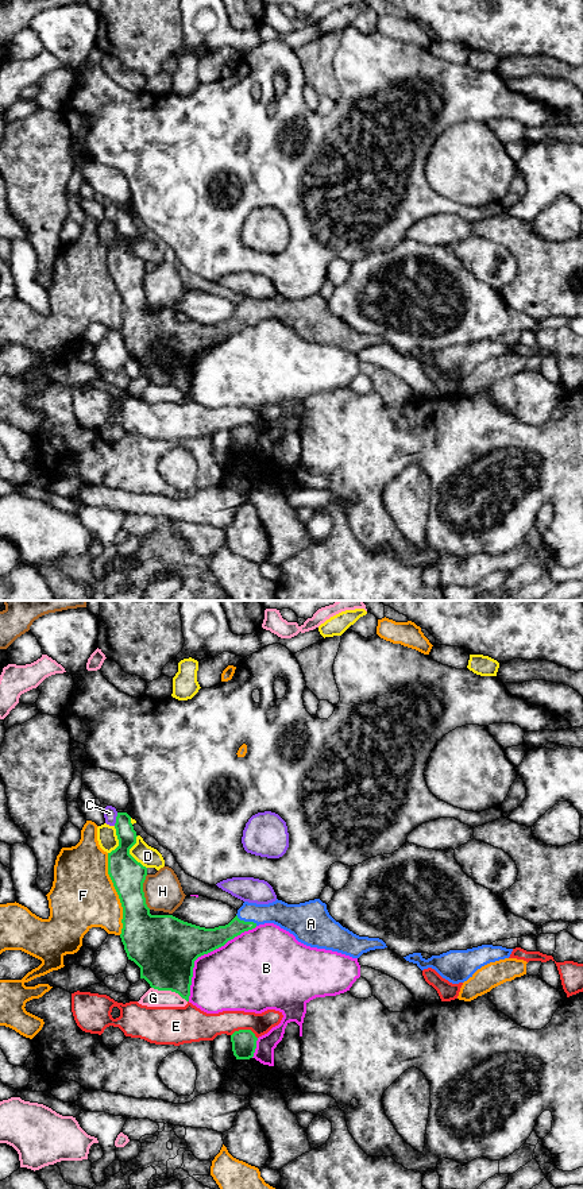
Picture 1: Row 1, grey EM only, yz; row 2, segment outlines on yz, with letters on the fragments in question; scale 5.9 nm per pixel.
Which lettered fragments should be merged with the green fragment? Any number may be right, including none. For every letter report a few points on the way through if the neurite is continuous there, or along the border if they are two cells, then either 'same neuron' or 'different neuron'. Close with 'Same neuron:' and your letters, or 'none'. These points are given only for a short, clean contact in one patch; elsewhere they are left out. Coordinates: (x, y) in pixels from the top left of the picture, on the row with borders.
A: runs through yz (208, 939), (216, 938), (246, 922), (253, 915), (285, 915); same neuron
B: different neuron
C: different neuron
D: different neuron
E: different neuron
F: different neuron
G: different neuron
H: different neuron
Same neuron: A

